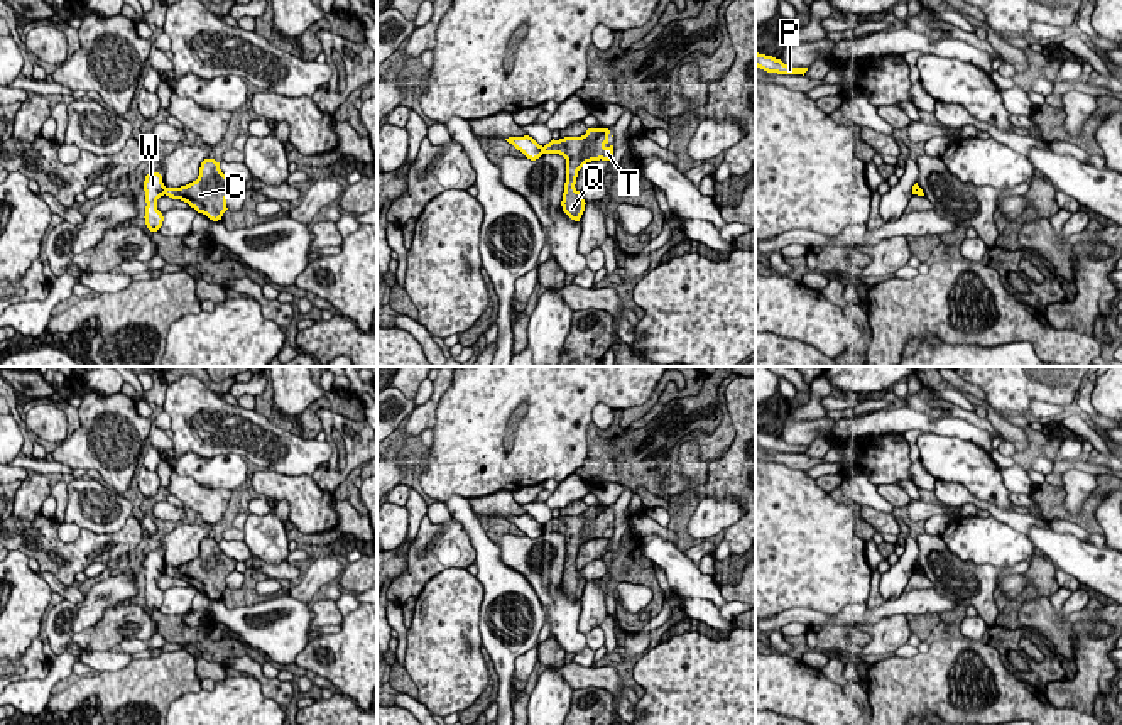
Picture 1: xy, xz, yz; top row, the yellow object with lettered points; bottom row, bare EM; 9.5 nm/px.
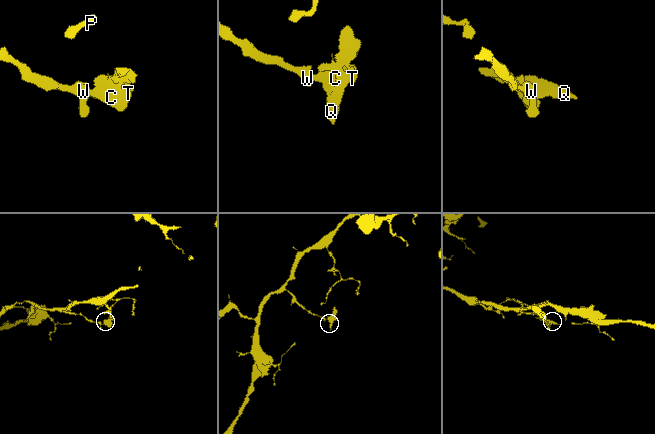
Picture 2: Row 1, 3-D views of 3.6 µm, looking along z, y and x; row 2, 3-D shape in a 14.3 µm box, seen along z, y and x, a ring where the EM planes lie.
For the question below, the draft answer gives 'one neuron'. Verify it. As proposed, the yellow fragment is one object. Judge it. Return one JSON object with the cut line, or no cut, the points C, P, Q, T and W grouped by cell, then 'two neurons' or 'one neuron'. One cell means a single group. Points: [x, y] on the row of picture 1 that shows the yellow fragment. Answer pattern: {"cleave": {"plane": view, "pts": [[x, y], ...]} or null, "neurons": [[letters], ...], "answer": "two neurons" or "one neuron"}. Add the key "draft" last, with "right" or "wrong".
{"cleave": {"plane": "xy", "pts": [[166, 188], [163, 193]]}, "neurons": [["C", "Q", "T"], ["P", "W"]], "answer": "two neurons", "draft": "wrong"}

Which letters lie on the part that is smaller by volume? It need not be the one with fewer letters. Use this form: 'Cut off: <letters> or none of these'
Cut off: C, Q, T

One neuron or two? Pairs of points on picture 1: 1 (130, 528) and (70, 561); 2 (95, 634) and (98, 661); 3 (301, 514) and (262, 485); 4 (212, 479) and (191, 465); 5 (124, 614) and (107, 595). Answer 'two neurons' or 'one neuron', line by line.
1: one neuron
2: two neurons
3: one neuron
4: one neuron
5: two neurons

